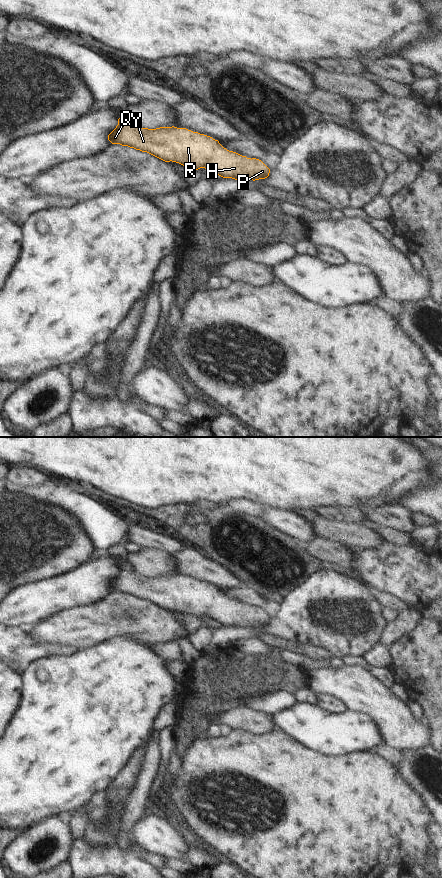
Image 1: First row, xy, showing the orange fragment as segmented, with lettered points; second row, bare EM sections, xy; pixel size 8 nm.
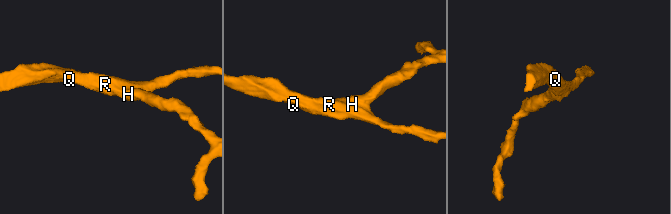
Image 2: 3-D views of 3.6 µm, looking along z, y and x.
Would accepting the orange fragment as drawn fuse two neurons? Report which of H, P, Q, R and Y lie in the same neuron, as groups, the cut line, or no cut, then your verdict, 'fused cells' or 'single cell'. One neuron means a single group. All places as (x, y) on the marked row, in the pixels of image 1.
H P Q R Y | no cut | single cell

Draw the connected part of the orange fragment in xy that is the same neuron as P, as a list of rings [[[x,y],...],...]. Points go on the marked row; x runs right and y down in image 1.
[[[119,118],[118,125],[108,135],[108,140],[112,144],[120,144],[147,152],[165,162],[176,162],[194,170],[205,168],[223,178],[232,178],[235,180],[250,179],[255,181],[267,178],[270,173],[270,169],[261,160],[247,158],[236,152],[229,151],[218,140],[186,128],[172,126],[148,129]]]

